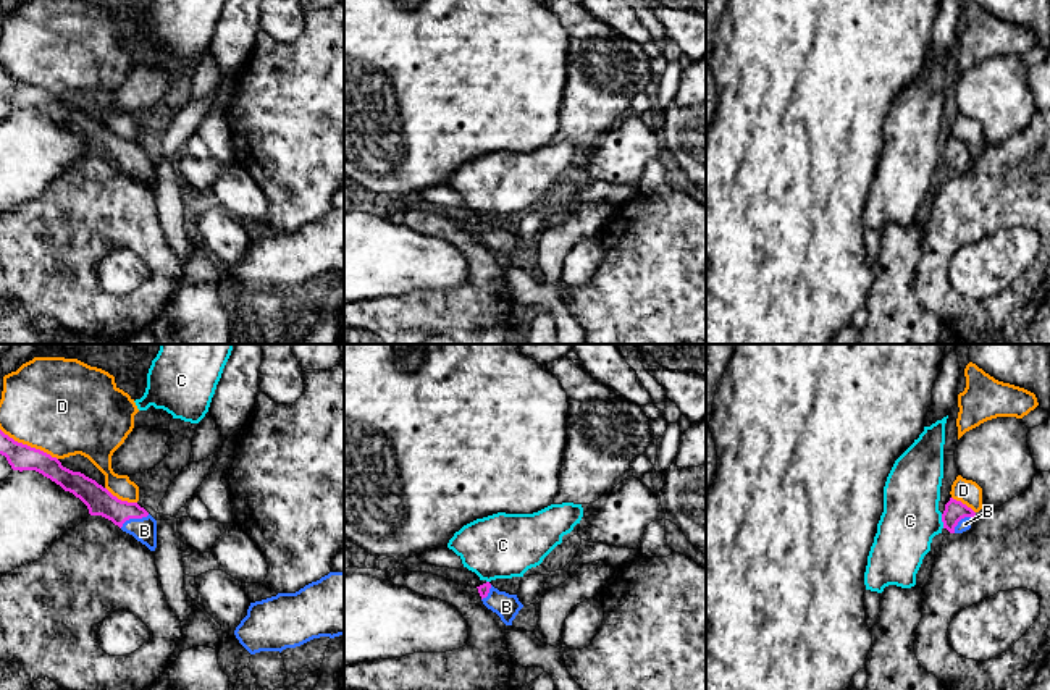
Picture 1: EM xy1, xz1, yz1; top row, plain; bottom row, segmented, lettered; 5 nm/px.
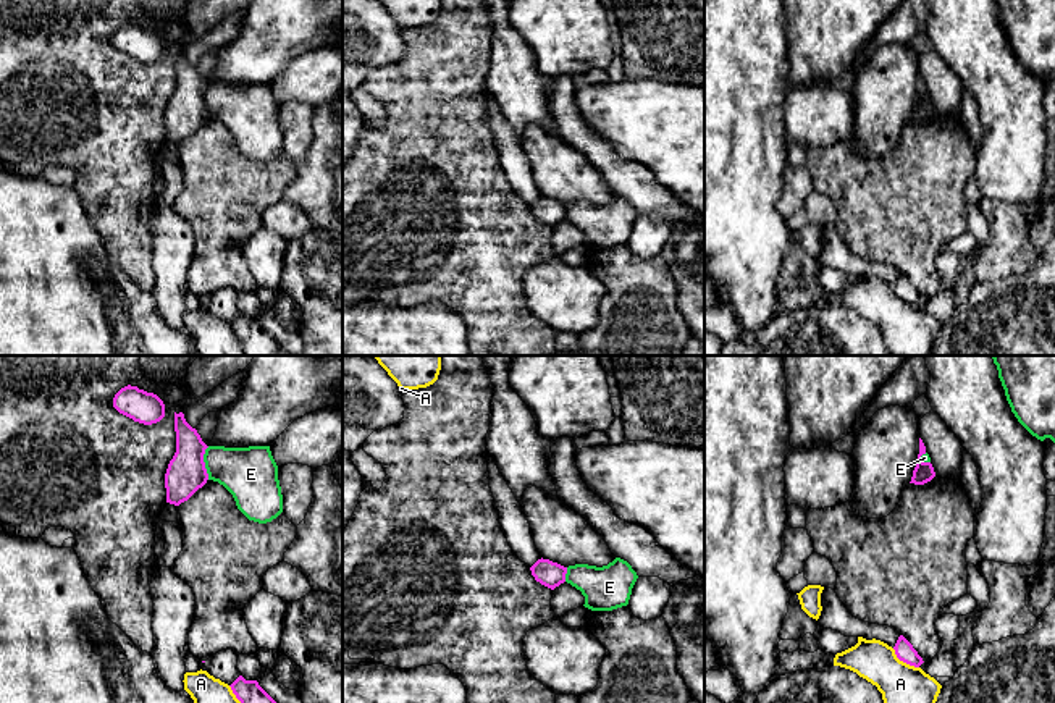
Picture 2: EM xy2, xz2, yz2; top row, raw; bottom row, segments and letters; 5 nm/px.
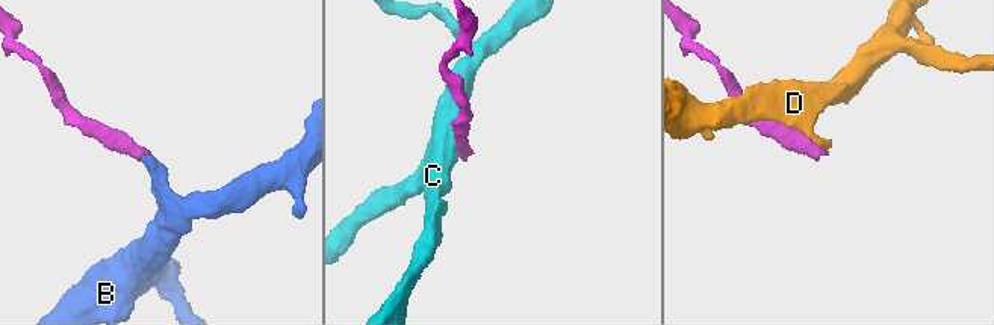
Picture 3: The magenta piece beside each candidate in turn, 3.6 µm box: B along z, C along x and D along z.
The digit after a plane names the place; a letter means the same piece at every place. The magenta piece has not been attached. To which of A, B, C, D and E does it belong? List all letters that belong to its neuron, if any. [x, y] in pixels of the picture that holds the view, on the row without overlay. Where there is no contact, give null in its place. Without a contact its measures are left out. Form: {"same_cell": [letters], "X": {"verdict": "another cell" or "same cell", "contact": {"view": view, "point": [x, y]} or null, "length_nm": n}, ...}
{"same_cell": ["B"], "A": {"verdict": "another cell", "contact": {"view": "yz2", "point": [903, 299]}, "length_nm": 170}, "B": {"verdict": "same cell", "contact": {"view": "xy1", "point": [134, 155]}, "length_nm": 170}, "C": {"verdict": "another cell", "contact": {"view": "yz1", "point": [942, 159]}, "length_nm": 70}, "D": {"verdict": "another cell", "contact": {"view": "xy1", "point": [29, 84]}, "length_nm": 320}, "E": {"verdict": "another cell", "contact": {"view": "xy2", "point": [204, 101]}, "length_nm": 170}}

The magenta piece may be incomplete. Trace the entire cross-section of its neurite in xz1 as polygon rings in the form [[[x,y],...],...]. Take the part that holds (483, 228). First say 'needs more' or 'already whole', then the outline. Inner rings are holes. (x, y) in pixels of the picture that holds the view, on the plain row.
needs more | [[[489,220],[477,225],[483,242],[496,250],[506,263],[512,263],[512,259],[523,246],[517,233],[499,229]]]

